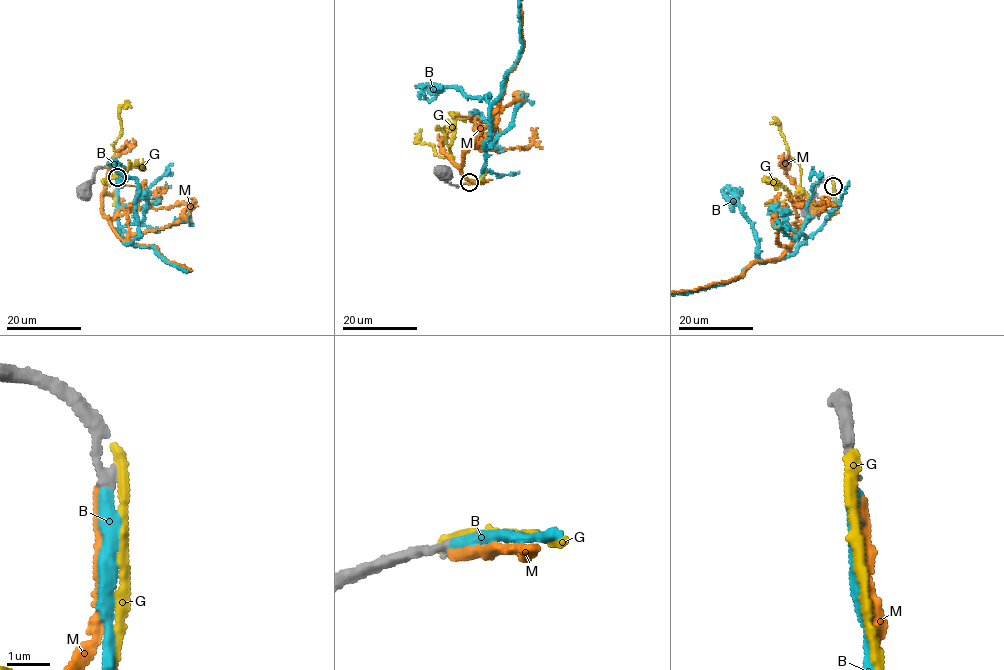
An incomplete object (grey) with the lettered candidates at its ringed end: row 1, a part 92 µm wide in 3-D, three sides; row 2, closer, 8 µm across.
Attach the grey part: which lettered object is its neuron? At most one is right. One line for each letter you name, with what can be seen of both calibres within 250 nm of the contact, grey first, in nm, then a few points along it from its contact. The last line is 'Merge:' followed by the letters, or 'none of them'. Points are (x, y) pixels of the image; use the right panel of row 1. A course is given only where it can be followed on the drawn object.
B: 240 nm thick on the grey side, 280 nm on the other
Merge: B

